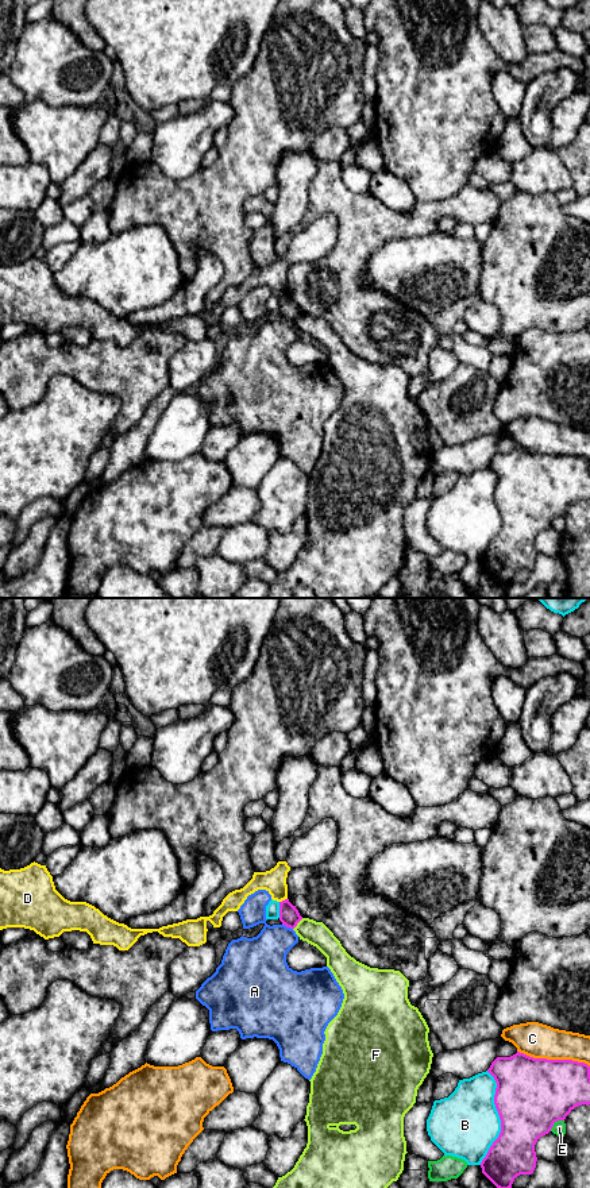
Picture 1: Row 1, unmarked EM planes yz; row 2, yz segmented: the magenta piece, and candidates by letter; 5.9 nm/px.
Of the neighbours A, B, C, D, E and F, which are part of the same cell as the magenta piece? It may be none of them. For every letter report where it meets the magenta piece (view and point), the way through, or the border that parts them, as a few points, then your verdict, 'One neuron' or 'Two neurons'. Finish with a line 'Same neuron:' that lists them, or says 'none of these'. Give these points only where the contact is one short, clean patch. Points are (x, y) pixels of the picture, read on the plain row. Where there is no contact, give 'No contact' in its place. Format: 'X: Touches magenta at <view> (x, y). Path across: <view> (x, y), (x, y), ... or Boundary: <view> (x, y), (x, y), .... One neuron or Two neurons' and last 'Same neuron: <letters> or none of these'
A: Touches magenta at yz (288, 321). Boundary: yz (282, 319), (292, 324). Two neurons
B: Touches magenta at yz (500, 513). Two neurons
C: Touches magenta at yz (554, 455). Two neurons
D: Touches magenta at yz (282, 296). Boundary: yz (286, 293), (280, 297). Two neurons
E: Touches magenta at yz (555, 516). Two neurons
F: Touches magenta at yz (297, 317). Two neurons
Same neuron: none of these

